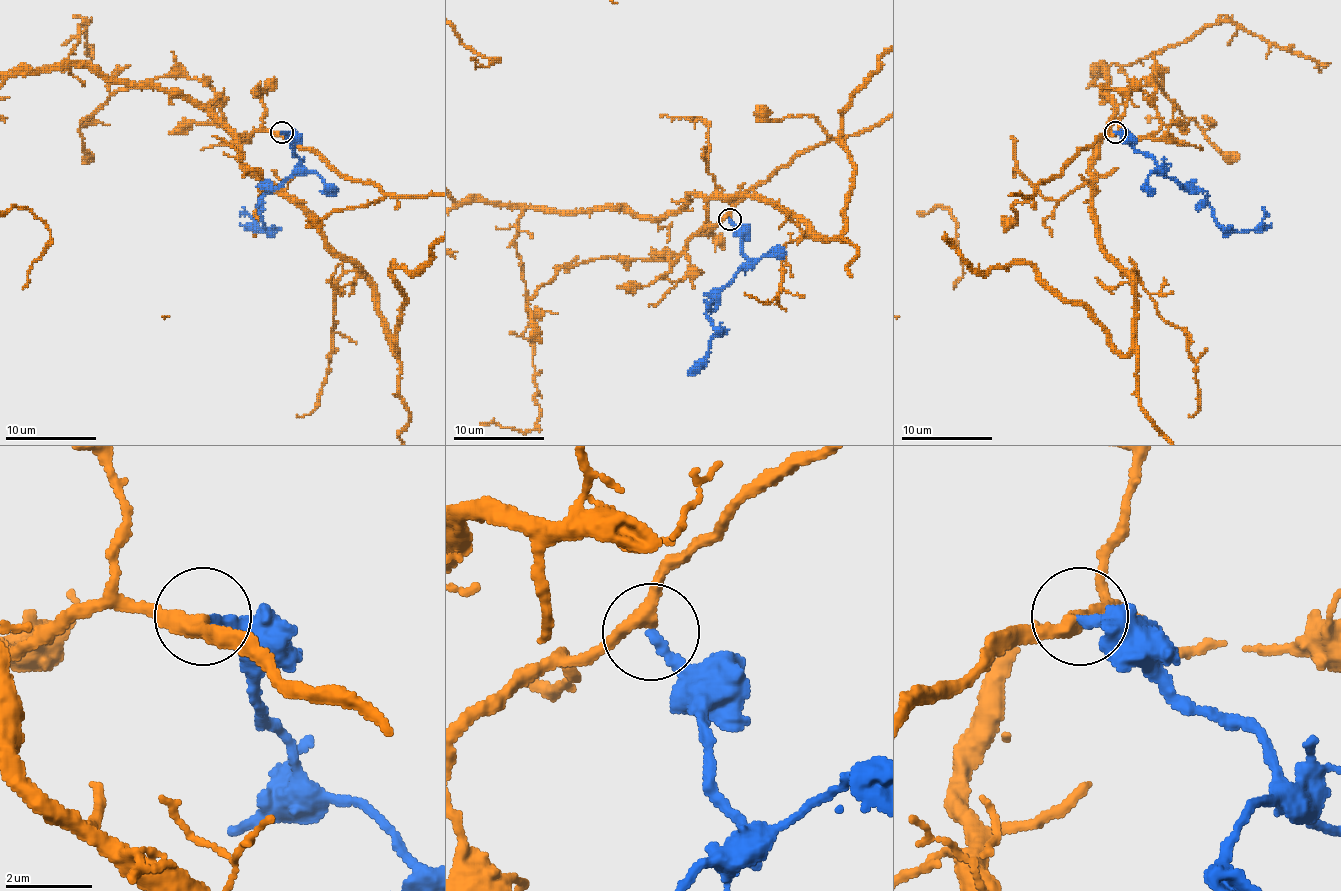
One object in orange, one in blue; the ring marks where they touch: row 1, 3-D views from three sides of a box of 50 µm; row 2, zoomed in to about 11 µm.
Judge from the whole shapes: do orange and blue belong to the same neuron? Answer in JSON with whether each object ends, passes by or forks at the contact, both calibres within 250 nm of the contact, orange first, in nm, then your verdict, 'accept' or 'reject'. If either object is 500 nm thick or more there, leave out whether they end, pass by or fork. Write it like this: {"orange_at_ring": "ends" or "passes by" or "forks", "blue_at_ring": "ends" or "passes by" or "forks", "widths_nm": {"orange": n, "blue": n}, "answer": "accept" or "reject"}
{"orange_at_ring": "passes by", "blue_at_ring": "ends", "widths_nm": {"orange": 320, "blue": 240}, "answer": "accept"}

